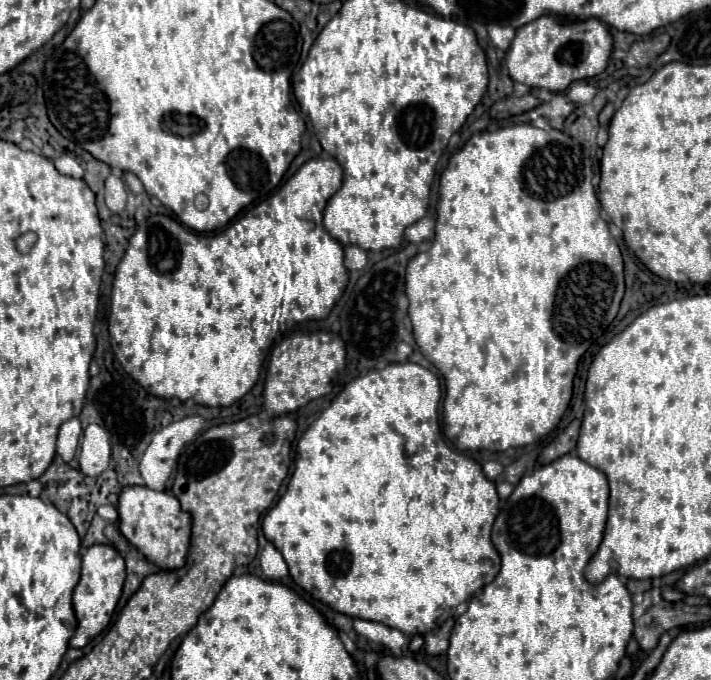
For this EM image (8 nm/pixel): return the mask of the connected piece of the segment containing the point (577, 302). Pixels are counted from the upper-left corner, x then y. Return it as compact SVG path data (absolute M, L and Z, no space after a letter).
M514 124L508 126L508 128L499 128L494 131L484 131L474 134L448 162L444 174L440 176L440 202L438 202L438 216L436 216L436 238L432 242L432 248L426 250L426 252L420 252L416 254L408 266L406 266L406 296L408 296L408 314L410 314L410 320L412 320L412 326L414 326L414 338L416 338L416 344L420 348L420 352L440 370L440 374L444 376L444 384L446 384L446 398L444 398L444 412L442 412L442 428L444 428L444 436L462 452L466 450L492 450L492 452L498 452L498 450L508 450L512 446L526 446L526 444L532 444L536 442L538 438L550 434L556 424L560 422L562 414L566 412L568 404L570 404L570 398L572 398L572 380L576 376L576 368L578 368L578 360L580 356L588 350L592 338L594 338L594 332L600 330L600 328L606 328L610 326L610 322L616 318L618 314L618 308L620 308L620 300L624 296L624 268L622 268L622 254L620 254L620 248L618 248L618 242L614 240L614 236L610 234L608 230L608 224L604 222L604 218L600 216L600 202L596 198L596 192L594 192L594 186L592 186L592 162L590 162L590 156L584 154L582 146L572 140L566 132L562 130L554 130L554 128L548 128L548 130L540 130L540 128L534 128L533 124Z

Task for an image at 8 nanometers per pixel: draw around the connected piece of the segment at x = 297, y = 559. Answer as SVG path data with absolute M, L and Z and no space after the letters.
M412 362L388 364L384 370L370 370L366 376L354 378L350 384L344 386L344 390L330 404L330 408L324 410L320 418L300 438L296 448L294 474L288 482L286 494L278 500L274 508L268 510L268 514L262 520L264 536L282 552L290 568L290 576L300 588L304 588L316 600L328 604L340 614L382 622L390 628L404 632L406 636L426 634L428 630L434 630L436 626L444 624L444 620L456 614L458 604L470 600L472 594L482 590L488 582L492 582L492 578L496 578L500 570L500 556L490 540L490 530L498 514L496 486L492 480L484 476L482 466L478 462L460 452L454 452L442 440L438 424L440 396L442 392L436 374Z

